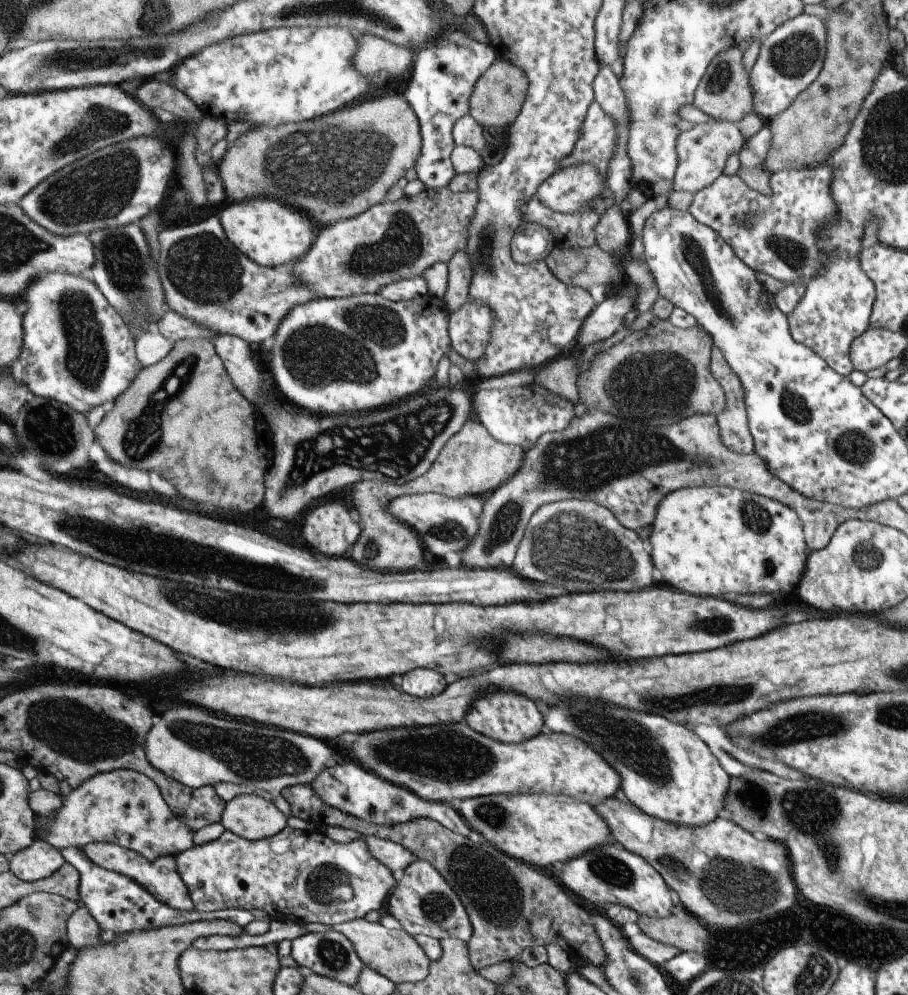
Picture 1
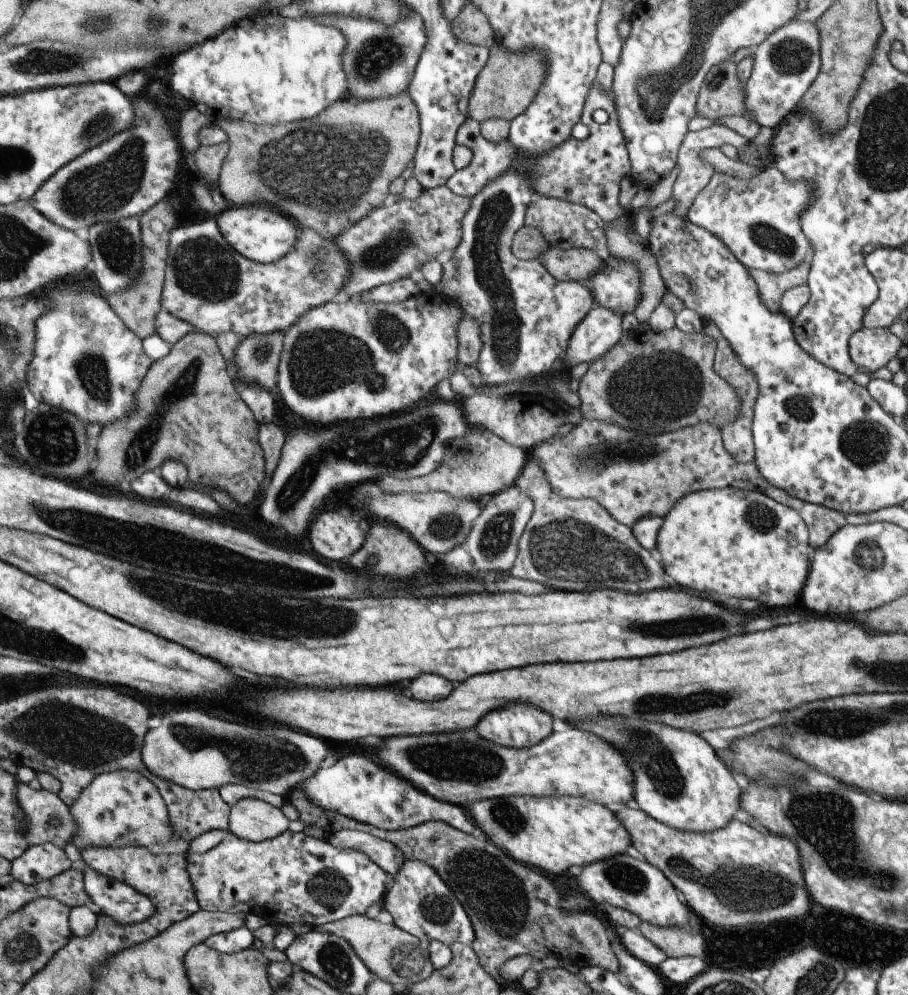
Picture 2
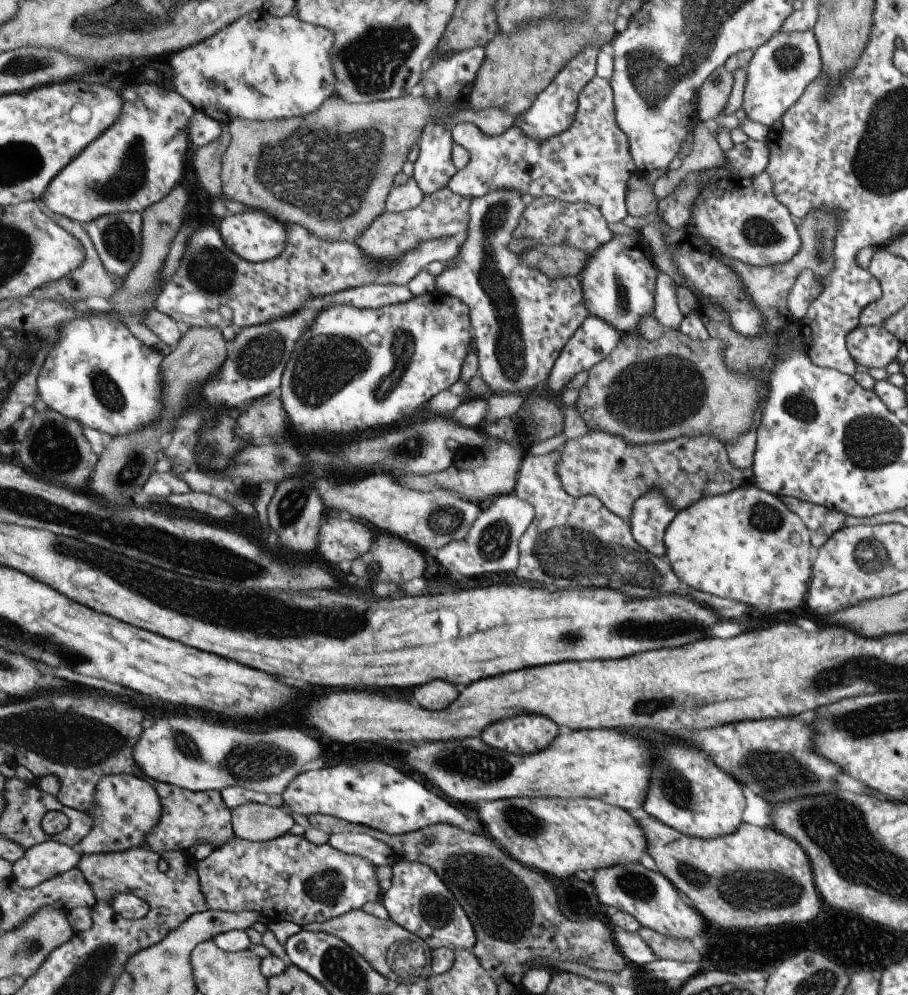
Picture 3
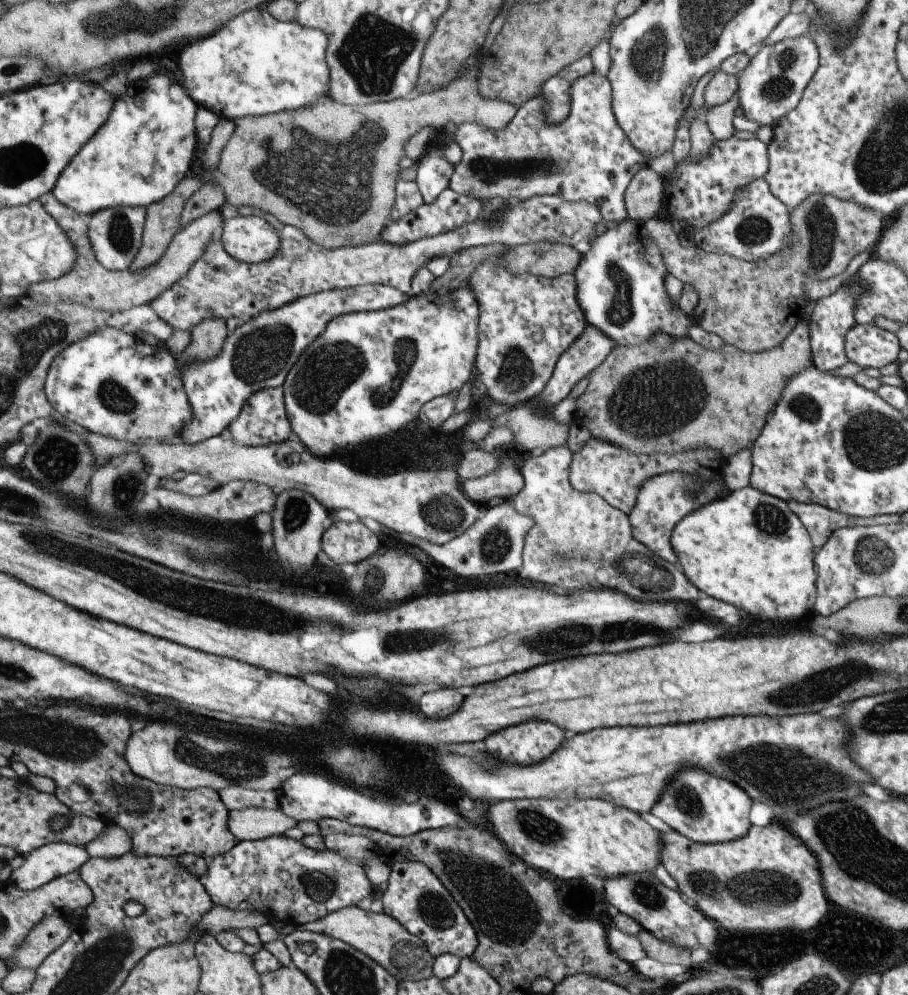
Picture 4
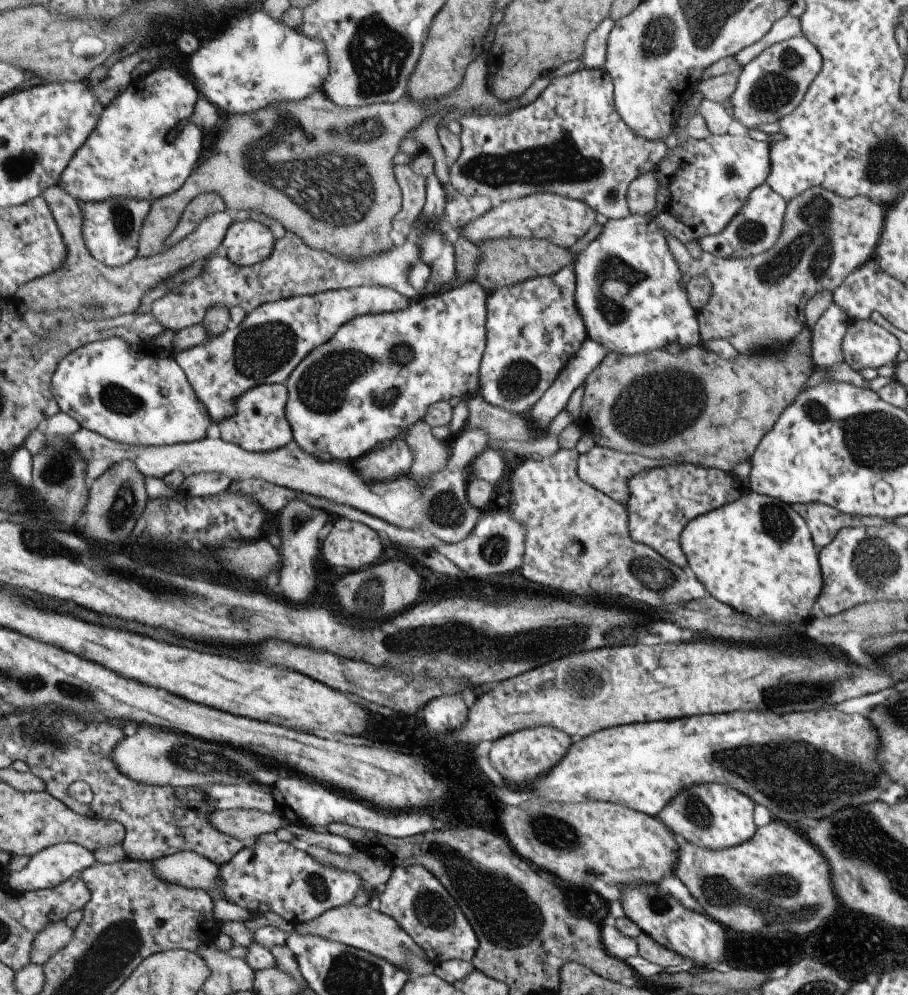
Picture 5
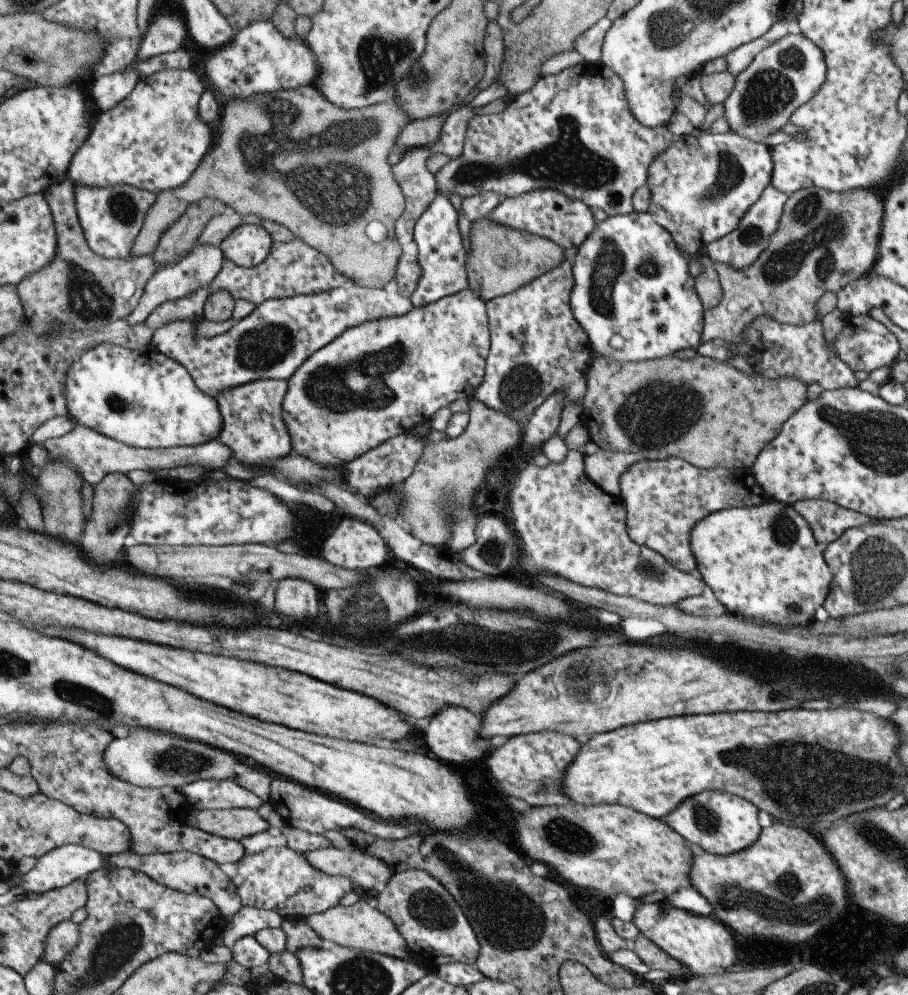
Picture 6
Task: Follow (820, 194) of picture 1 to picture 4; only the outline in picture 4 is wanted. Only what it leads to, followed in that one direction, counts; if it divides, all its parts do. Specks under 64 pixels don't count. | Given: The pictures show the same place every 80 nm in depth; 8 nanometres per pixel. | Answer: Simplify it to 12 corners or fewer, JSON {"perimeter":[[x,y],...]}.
{"perimeter":[[757,179],[693,242],[755,262],[790,235],[787,208]]}

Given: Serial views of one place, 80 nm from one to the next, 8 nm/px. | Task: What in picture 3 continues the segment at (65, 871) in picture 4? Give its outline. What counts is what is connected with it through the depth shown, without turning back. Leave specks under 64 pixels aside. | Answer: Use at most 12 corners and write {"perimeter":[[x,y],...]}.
{"perimeter":[[38,844],[14,862],[26,889],[77,869],[84,852]]}

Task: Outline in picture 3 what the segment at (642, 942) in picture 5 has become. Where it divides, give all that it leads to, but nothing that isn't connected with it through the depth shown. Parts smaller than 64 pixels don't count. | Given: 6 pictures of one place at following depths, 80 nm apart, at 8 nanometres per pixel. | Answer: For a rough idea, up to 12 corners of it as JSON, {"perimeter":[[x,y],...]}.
{"perimeter":[[643,926],[637,933],[657,959],[700,960],[691,941]]}

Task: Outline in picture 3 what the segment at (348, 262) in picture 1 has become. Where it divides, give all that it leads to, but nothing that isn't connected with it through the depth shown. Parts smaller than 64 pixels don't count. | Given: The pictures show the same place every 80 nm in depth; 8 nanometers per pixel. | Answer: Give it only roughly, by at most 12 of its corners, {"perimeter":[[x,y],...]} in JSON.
{"perimeter":[[448,187],[381,213],[353,241],[388,263],[417,243],[466,236],[470,199]]}

